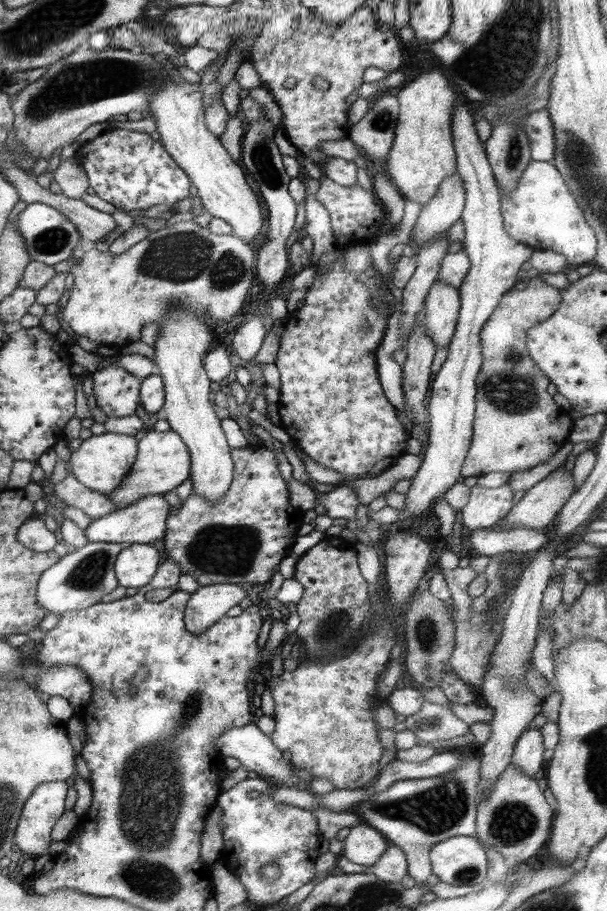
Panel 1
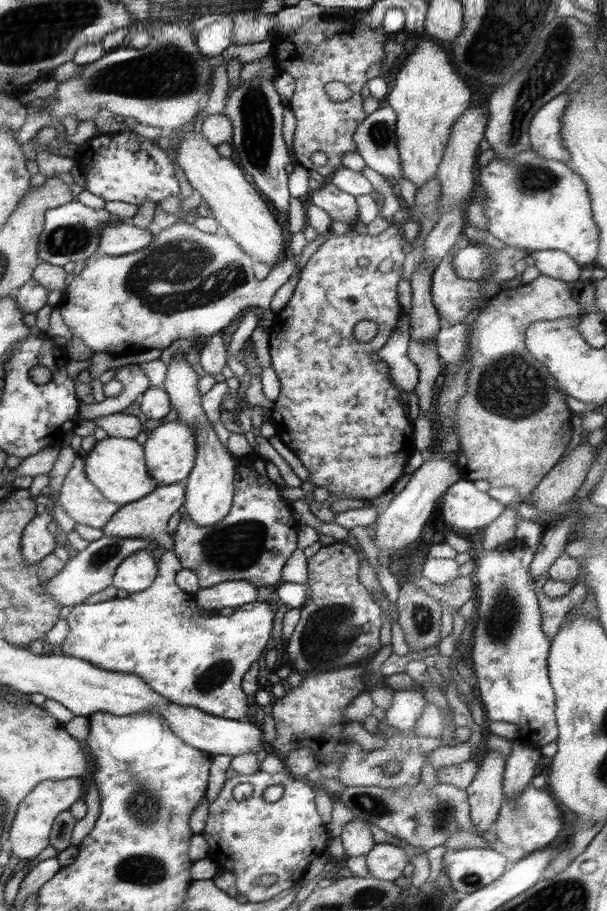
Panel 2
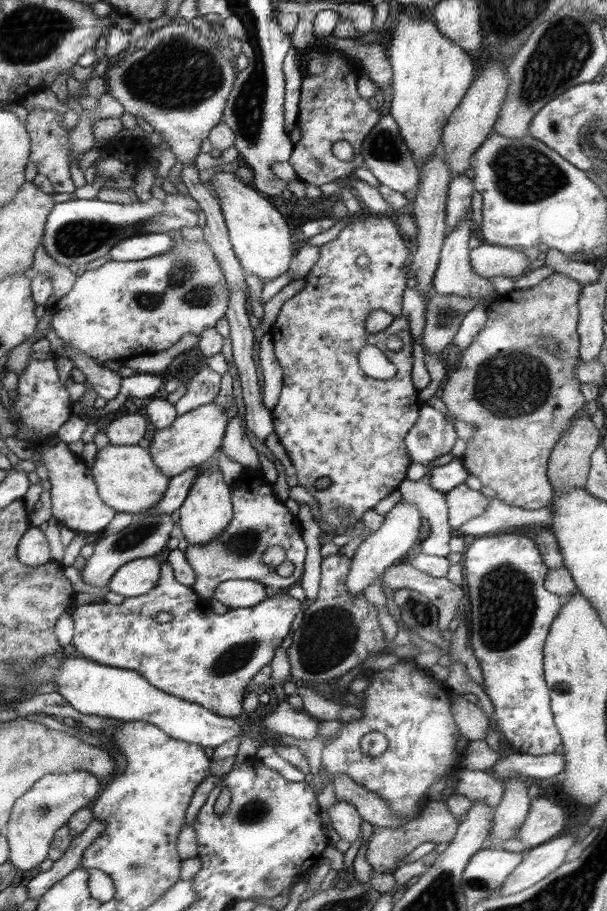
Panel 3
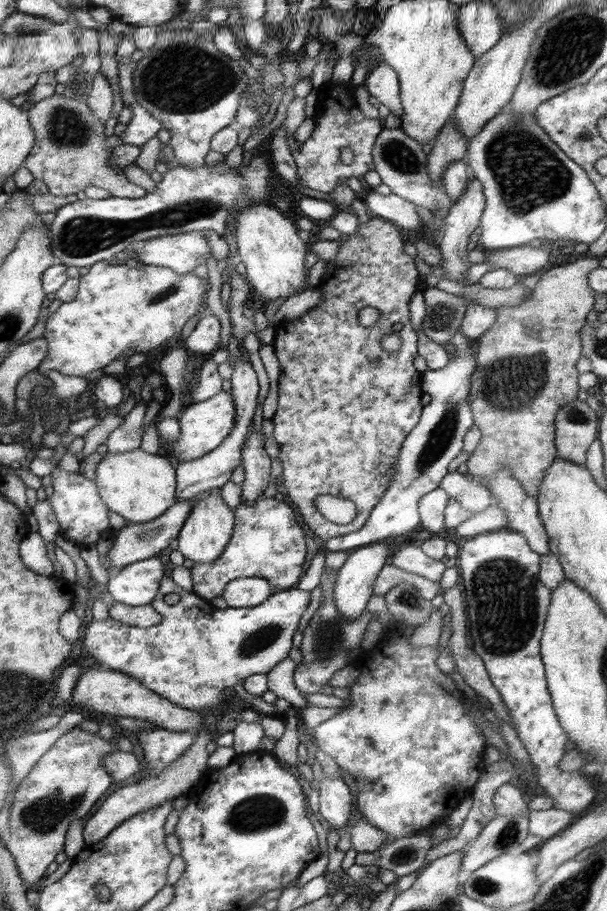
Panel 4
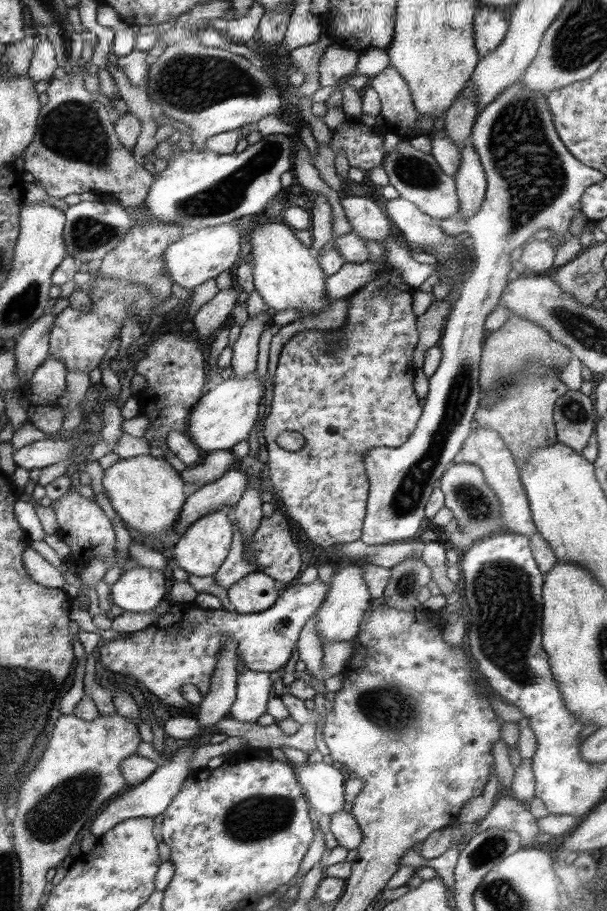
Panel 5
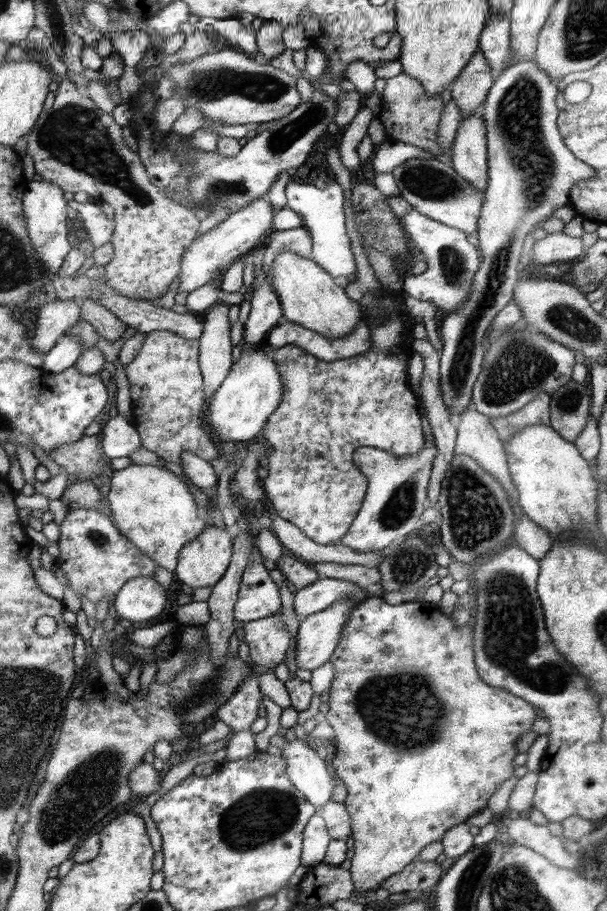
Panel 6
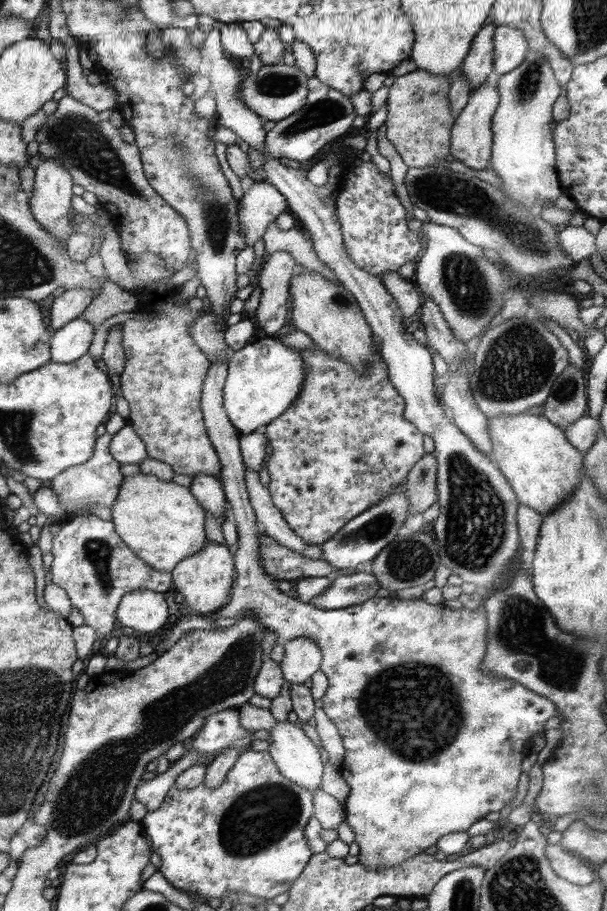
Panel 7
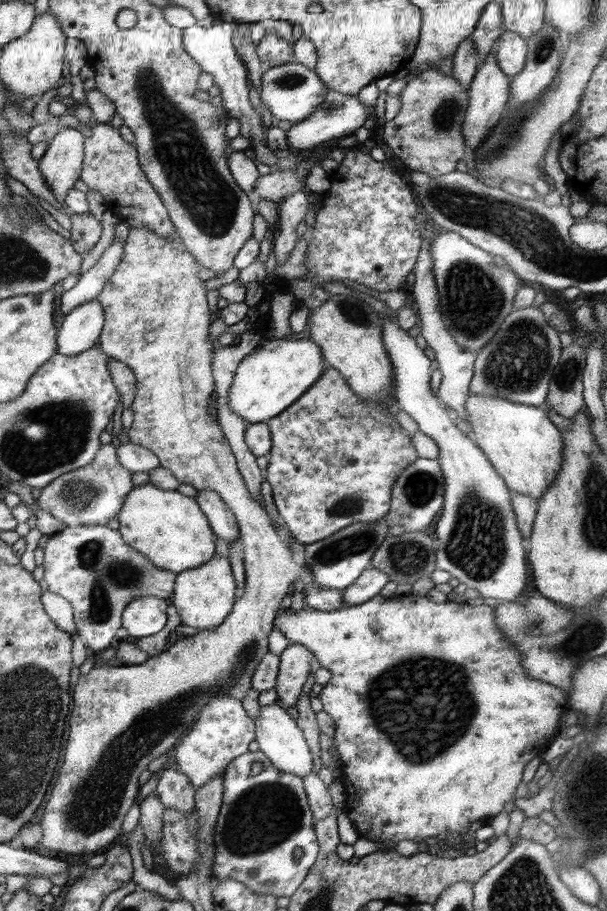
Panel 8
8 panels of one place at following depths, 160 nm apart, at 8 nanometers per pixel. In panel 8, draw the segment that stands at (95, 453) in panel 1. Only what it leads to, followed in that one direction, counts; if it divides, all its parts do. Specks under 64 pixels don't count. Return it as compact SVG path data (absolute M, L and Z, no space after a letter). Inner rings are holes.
M148 483L133 486L116 518L122 541L161 570L179 574L197 568L215 555L213 533L203 512L194 498L181 496L176 490L159 490Z

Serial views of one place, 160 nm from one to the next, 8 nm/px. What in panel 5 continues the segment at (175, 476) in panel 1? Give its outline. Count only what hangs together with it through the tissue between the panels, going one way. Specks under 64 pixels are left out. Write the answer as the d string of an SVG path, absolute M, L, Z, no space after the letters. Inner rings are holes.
M255 370L245 378L235 378L231 375L228 379L223 379L213 389L206 389L192 406L186 422L187 437L202 453L230 450L237 445L237 442L249 436L249 431L255 424L259 412L262 393Z

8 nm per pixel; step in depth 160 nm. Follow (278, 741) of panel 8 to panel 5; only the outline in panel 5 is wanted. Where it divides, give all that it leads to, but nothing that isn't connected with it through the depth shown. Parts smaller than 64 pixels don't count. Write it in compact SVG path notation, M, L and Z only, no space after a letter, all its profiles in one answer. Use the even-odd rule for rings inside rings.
M328 760L320 763L307 762L295 767L299 772L298 783L305 789L306 798L314 816L328 819L344 807L343 769L334 769Z

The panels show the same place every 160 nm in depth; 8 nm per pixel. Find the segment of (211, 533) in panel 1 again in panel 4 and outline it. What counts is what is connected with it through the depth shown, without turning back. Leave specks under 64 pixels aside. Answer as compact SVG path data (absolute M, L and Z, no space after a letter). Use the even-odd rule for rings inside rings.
M259 493L253 504L245 506L240 503L232 512L232 533L221 554L211 562L192 564L192 593L210 602L211 598L220 596L223 588L235 578L263 578L282 591L294 588L303 574L305 540L293 510L278 496L265 498L263 493Z

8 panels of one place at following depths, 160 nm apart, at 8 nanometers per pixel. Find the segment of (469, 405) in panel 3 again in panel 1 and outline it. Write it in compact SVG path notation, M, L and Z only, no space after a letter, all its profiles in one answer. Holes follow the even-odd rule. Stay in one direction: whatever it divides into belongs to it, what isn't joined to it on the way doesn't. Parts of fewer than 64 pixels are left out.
M538 276L528 278L525 289L511 288L502 296L495 310L482 326L479 333L482 365L474 382L476 407L470 446L460 469L459 480L443 495L443 500L455 512L463 509L469 499L470 490L463 485L463 479L470 476L479 477L491 472L512 474L531 469L546 463L568 441L573 419L568 413L568 408L558 405L547 393L545 388L550 380L537 368L534 360L531 360L526 347L527 329L549 318L559 301L559 290L547 285Z

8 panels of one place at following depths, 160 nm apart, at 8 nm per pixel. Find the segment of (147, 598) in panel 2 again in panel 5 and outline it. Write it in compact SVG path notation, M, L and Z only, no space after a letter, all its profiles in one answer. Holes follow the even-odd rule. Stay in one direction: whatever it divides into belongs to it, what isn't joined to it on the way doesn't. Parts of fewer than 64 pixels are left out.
M319 578L309 584L290 584L285 587L284 592L277 595L276 602L273 602L269 608L261 612L251 614L235 613L231 609L202 609L194 602L175 602L170 599L170 592L166 590L162 600L166 602L166 611L160 614L153 624L147 626L143 630L128 633L110 635L101 633L94 653L99 657L100 663L105 670L111 672L119 672L125 676L135 678L139 684L142 684L157 698L163 700L168 705L173 705L177 708L191 707L185 699L180 696L179 688L183 684L194 684L200 696L205 696L209 692L210 678L213 676L217 657L224 644L224 638L228 636L236 642L235 654L238 664L247 670L273 672L285 666L287 660L293 652L293 646L296 646L298 634L305 621L312 617L318 610L320 604L324 601L325 595L328 592L327 585L321 585Z

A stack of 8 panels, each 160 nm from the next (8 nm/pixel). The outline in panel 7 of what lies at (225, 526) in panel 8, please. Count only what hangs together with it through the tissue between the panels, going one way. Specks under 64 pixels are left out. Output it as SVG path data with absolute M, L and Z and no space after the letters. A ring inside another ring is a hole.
M197 474L197 476L193 476L188 490L204 512L209 512L217 523L223 522L227 502L217 479L213 476Z

